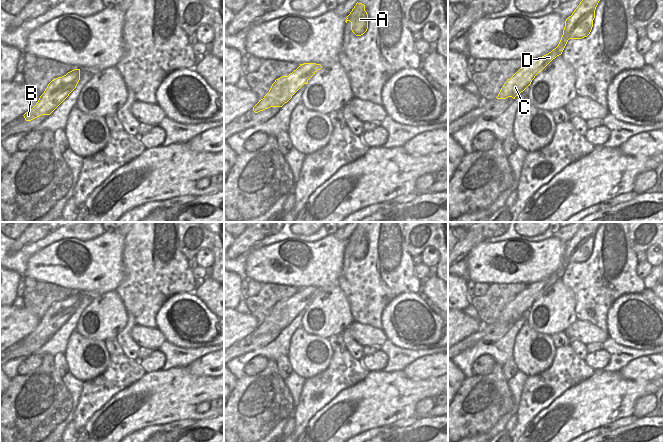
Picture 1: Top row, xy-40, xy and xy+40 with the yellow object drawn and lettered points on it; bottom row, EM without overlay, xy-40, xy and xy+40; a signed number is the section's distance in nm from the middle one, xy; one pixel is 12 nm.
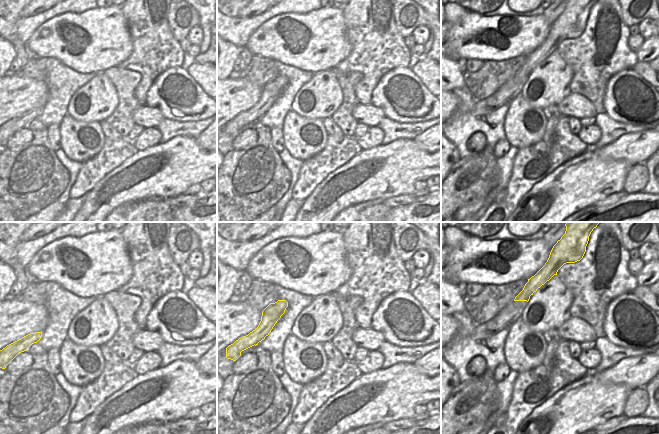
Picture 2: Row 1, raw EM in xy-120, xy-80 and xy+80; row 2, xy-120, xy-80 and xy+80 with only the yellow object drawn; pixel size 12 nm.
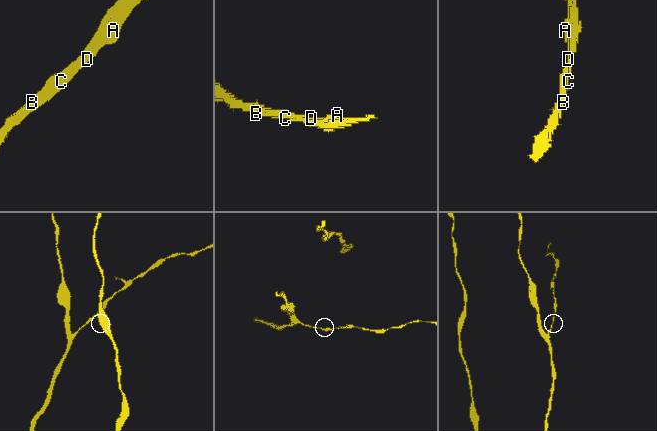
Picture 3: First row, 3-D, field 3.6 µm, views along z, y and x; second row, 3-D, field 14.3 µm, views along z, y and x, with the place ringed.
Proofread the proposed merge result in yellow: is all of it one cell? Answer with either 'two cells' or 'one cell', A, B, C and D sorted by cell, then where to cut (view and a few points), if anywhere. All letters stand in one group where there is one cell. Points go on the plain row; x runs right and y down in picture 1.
one cell | A B C D | no cut

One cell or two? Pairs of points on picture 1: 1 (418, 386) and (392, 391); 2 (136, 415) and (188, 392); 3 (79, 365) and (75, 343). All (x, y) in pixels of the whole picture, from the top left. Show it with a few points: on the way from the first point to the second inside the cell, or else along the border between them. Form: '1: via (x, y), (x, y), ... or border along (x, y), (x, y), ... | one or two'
1: via (412, 391), (398, 391) | one
2: via (149, 402), (175, 393) | one
3: via (79, 360), (79, 348) | one

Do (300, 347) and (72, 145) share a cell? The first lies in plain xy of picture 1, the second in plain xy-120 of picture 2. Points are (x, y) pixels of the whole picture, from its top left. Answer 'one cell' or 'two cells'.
one cell

